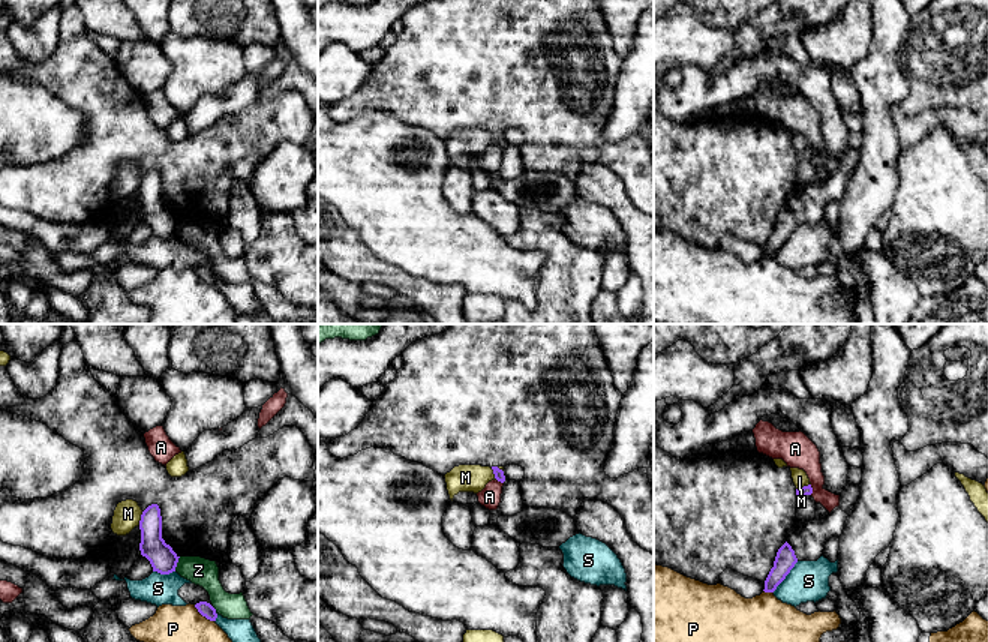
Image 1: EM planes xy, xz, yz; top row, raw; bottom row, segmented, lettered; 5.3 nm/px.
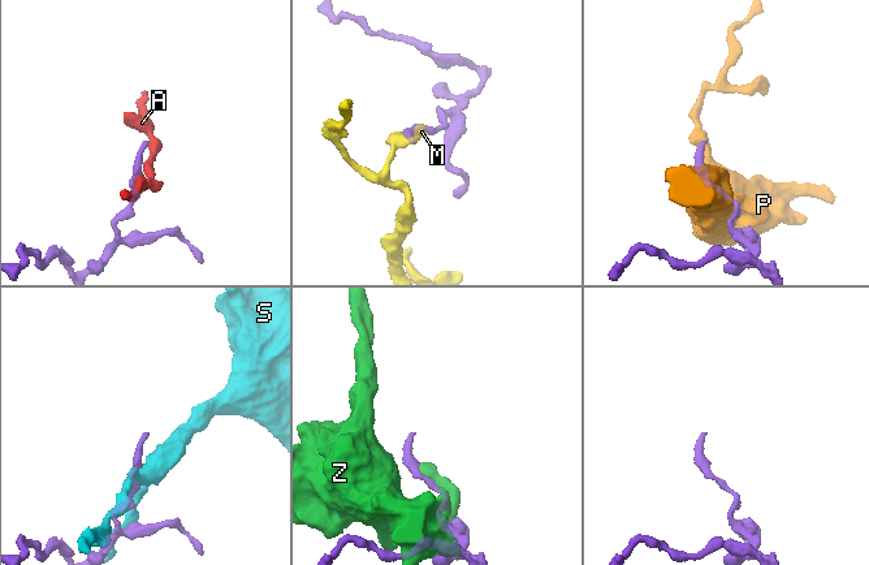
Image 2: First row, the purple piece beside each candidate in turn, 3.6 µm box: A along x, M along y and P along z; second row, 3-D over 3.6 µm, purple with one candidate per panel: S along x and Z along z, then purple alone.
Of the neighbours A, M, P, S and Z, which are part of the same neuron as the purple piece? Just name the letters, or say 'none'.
none

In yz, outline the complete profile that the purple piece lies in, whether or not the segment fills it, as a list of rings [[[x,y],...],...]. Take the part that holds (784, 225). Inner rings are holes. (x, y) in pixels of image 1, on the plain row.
[[[786,206],[777,216],[774,231],[765,244],[765,256],[774,256],[798,226],[795,214]]]

